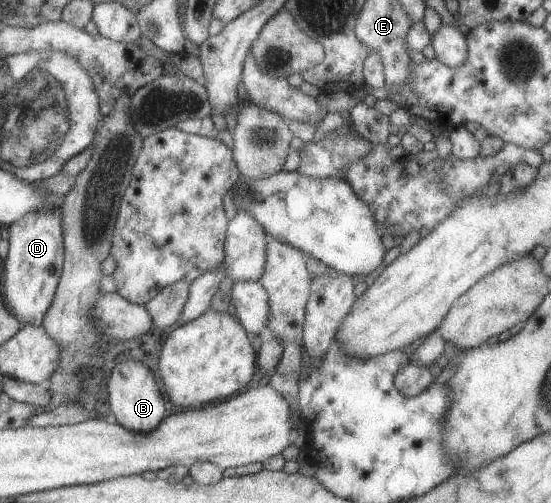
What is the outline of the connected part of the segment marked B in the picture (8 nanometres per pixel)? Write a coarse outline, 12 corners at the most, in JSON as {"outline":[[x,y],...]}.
{"outline":[[118,362],[108,382],[113,418],[152,433],[169,416],[155,372]]}

